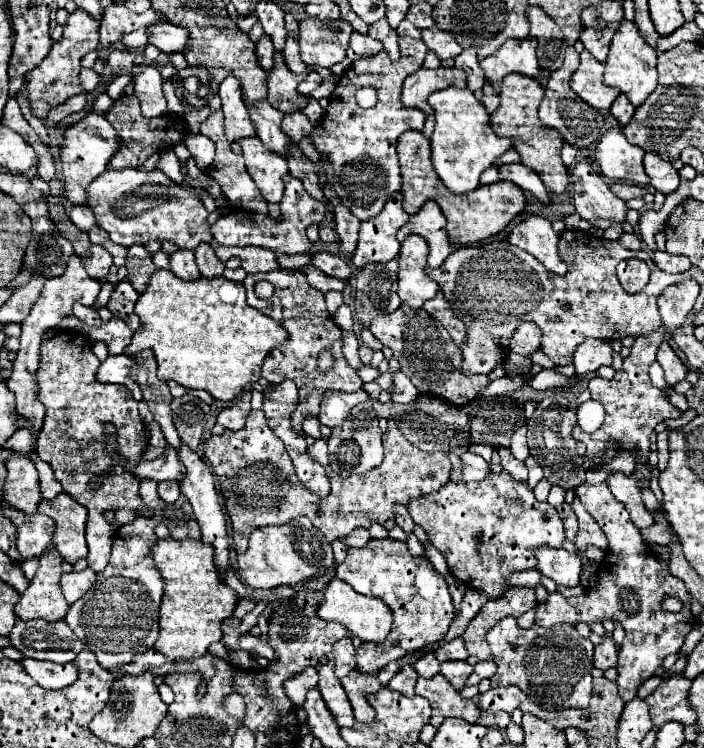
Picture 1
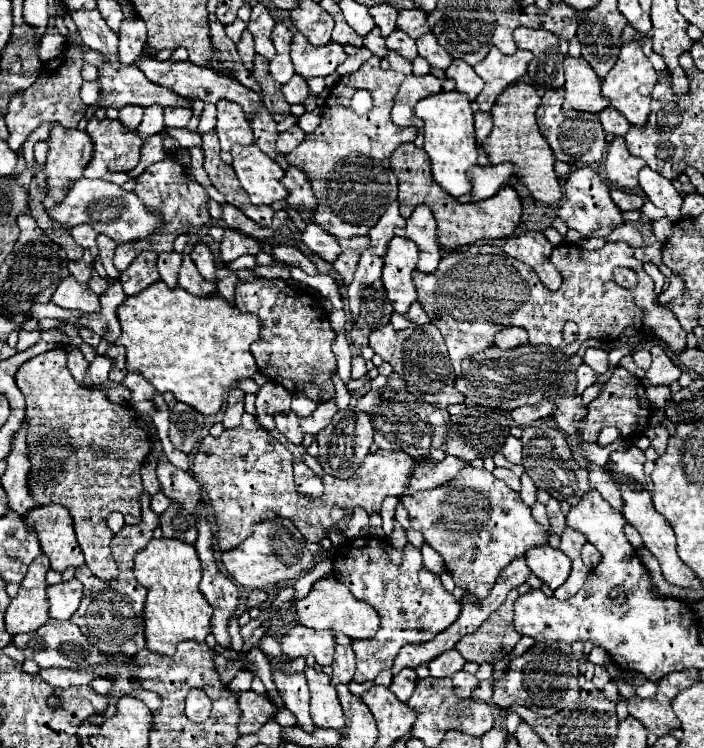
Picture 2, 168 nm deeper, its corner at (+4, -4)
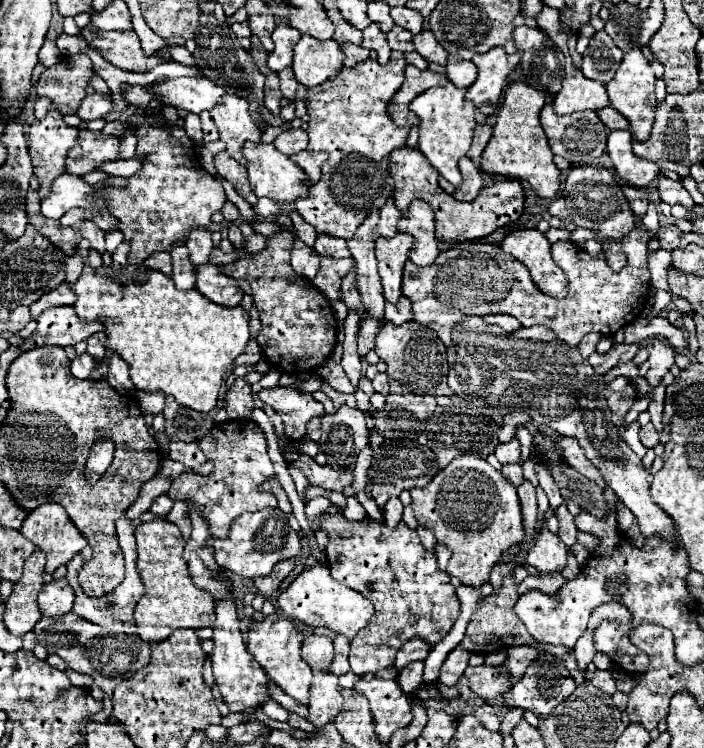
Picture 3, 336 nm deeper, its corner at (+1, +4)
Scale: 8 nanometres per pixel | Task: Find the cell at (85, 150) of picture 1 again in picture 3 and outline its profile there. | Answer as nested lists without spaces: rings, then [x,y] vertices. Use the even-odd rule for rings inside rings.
[[[52,108],[44,120],[30,124],[28,136],[34,174],[40,182],[40,198],[46,198],[52,182],[66,172],[66,156],[78,144],[78,128],[68,126],[60,112]]]

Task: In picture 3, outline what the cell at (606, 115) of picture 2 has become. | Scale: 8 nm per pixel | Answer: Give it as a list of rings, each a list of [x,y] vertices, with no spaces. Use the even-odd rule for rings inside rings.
[[[606,106],[606,108],[598,110],[598,116],[606,124],[606,128],[610,128],[610,130],[628,130],[630,128],[628,120],[618,110],[614,110],[612,106]]]

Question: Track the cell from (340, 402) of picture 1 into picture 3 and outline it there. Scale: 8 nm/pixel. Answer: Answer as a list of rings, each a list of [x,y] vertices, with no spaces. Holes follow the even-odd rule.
[[[276,386],[272,390],[260,390],[258,398],[280,414],[290,440],[300,440],[306,434],[306,422],[310,418],[326,414],[320,402],[308,394],[300,394],[294,388]]]

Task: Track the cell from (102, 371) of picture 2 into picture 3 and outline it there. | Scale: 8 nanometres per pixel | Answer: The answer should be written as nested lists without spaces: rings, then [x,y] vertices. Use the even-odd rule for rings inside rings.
[[[90,354],[76,356],[76,358],[72,360],[72,374],[74,374],[76,378],[90,378],[90,372],[92,372],[94,368],[98,368],[100,362],[102,362],[102,360],[92,358]]]

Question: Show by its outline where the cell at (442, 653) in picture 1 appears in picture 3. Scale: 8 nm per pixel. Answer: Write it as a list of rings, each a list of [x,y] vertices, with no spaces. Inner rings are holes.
[[[456,646],[444,660],[442,668],[440,668],[440,682],[446,684],[446,686],[452,686],[458,682],[458,678],[464,674],[466,666],[468,666],[468,658],[470,658],[470,652],[466,652],[464,648]]]

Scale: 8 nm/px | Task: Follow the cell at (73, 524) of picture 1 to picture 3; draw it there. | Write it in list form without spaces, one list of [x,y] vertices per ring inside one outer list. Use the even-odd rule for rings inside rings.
[[[42,504],[38,508],[34,508],[32,512],[28,512],[20,532],[32,540],[36,544],[36,548],[46,552],[46,572],[54,572],[58,566],[68,564],[84,546],[86,540],[84,536],[78,532],[78,528],[72,524],[70,516],[66,514],[66,510],[60,504]]]

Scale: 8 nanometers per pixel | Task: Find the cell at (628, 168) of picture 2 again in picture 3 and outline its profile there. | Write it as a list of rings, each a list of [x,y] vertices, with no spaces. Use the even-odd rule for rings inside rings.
[[[612,130],[608,134],[608,156],[612,158],[612,164],[622,180],[626,180],[630,186],[648,186],[660,168],[640,156],[634,156],[632,152],[632,134],[628,130]]]

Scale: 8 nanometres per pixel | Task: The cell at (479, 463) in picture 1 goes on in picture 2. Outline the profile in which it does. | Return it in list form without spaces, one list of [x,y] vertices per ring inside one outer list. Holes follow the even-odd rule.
[[[445,456],[445,460],[441,462],[433,462],[429,458],[415,458],[417,460],[417,468],[413,468],[413,476],[409,476],[409,488],[403,492],[403,496],[411,496],[419,490],[431,490],[437,488],[449,480],[455,478],[457,470],[461,470],[465,466],[463,460],[455,458],[455,456]]]

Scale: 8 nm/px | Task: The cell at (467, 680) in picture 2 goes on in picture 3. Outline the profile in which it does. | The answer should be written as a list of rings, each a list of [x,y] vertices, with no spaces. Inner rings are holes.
[[[468,666],[464,676],[468,678],[470,690],[484,700],[496,700],[512,686],[508,682],[508,672],[502,666]]]

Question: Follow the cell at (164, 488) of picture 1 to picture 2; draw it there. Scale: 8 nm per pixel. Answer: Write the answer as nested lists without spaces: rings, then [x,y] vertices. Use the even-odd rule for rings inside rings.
[[[157,492],[157,494],[151,498],[151,510],[153,510],[157,516],[161,516],[161,512],[165,512],[169,504],[171,504],[171,500],[169,500],[163,492]]]

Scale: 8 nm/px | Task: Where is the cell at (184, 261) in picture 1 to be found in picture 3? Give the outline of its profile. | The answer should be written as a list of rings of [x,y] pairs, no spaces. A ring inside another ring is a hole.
[[[216,264],[196,268],[196,290],[220,306],[238,306],[244,294],[236,280],[228,278]]]

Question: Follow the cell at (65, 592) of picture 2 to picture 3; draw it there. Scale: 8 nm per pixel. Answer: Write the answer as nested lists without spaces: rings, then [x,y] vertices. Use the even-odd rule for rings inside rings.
[[[66,578],[60,580],[52,580],[48,584],[42,586],[40,594],[38,594],[38,606],[42,610],[42,616],[62,616],[68,614],[74,606],[74,590],[68,584]]]

